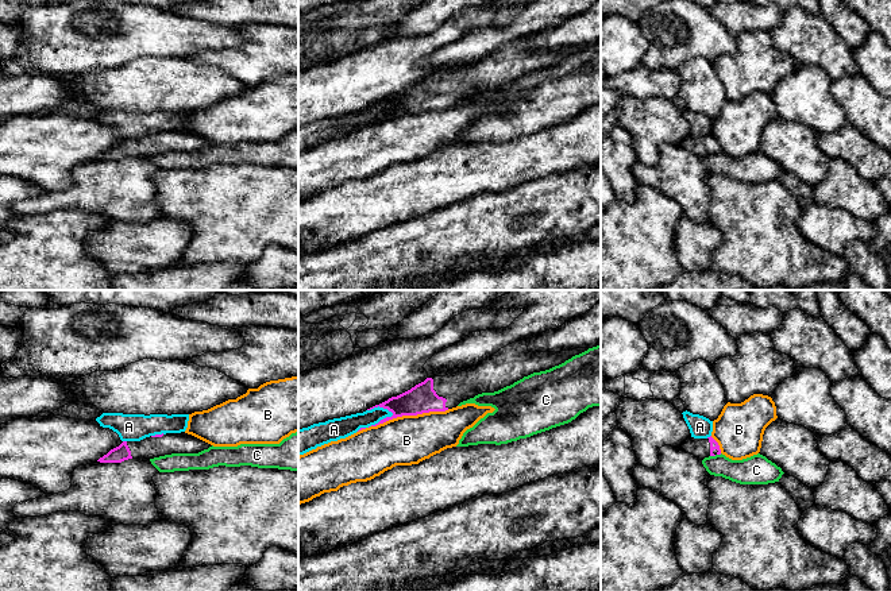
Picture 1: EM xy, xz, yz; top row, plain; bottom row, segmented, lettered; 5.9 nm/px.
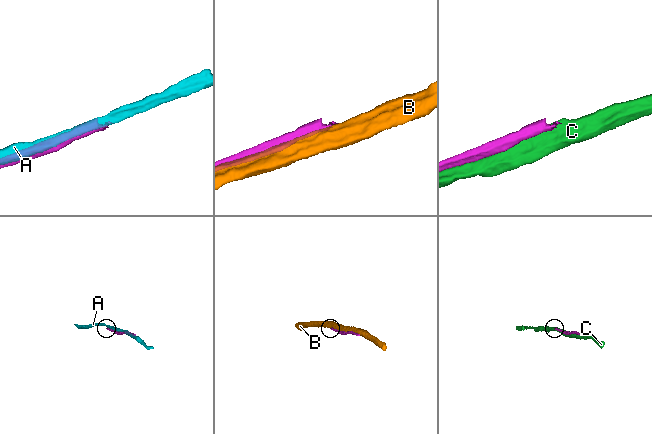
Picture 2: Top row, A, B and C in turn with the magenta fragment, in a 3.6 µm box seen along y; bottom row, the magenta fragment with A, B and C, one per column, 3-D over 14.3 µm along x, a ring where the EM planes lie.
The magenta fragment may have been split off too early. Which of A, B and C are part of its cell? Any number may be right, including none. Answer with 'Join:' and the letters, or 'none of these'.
Join: none of these

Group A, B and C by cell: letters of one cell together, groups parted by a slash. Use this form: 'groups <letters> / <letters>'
groups A / B / C

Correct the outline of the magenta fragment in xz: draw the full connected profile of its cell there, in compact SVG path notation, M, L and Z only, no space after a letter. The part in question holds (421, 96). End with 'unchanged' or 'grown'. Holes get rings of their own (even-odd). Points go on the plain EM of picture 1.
M531 36L514 39L501 46L497 51L489 54L486 58L483 58L478 63L474 63L466 69L460 69L456 72L448 72L446 74L427 76L424 80L416 82L410 88L397 94L392 94L387 98L367 107L367 108L371 108L379 104L393 111L392 115L386 115L381 117L378 121L371 123L371 124L377 124L389 117L402 115L402 113L417 113L417 112L429 111L429 109L446 109L448 107L456 105L463 98L474 96L478 92L498 89L522 77L524 74L528 74L533 70L549 67L555 63L564 61L572 54L579 53L589 47L589 46L575 46L575 47L567 47L567 49L560 49L560 50L536 50L535 51L535 50L528 49L529 40L531 40Z | grown

